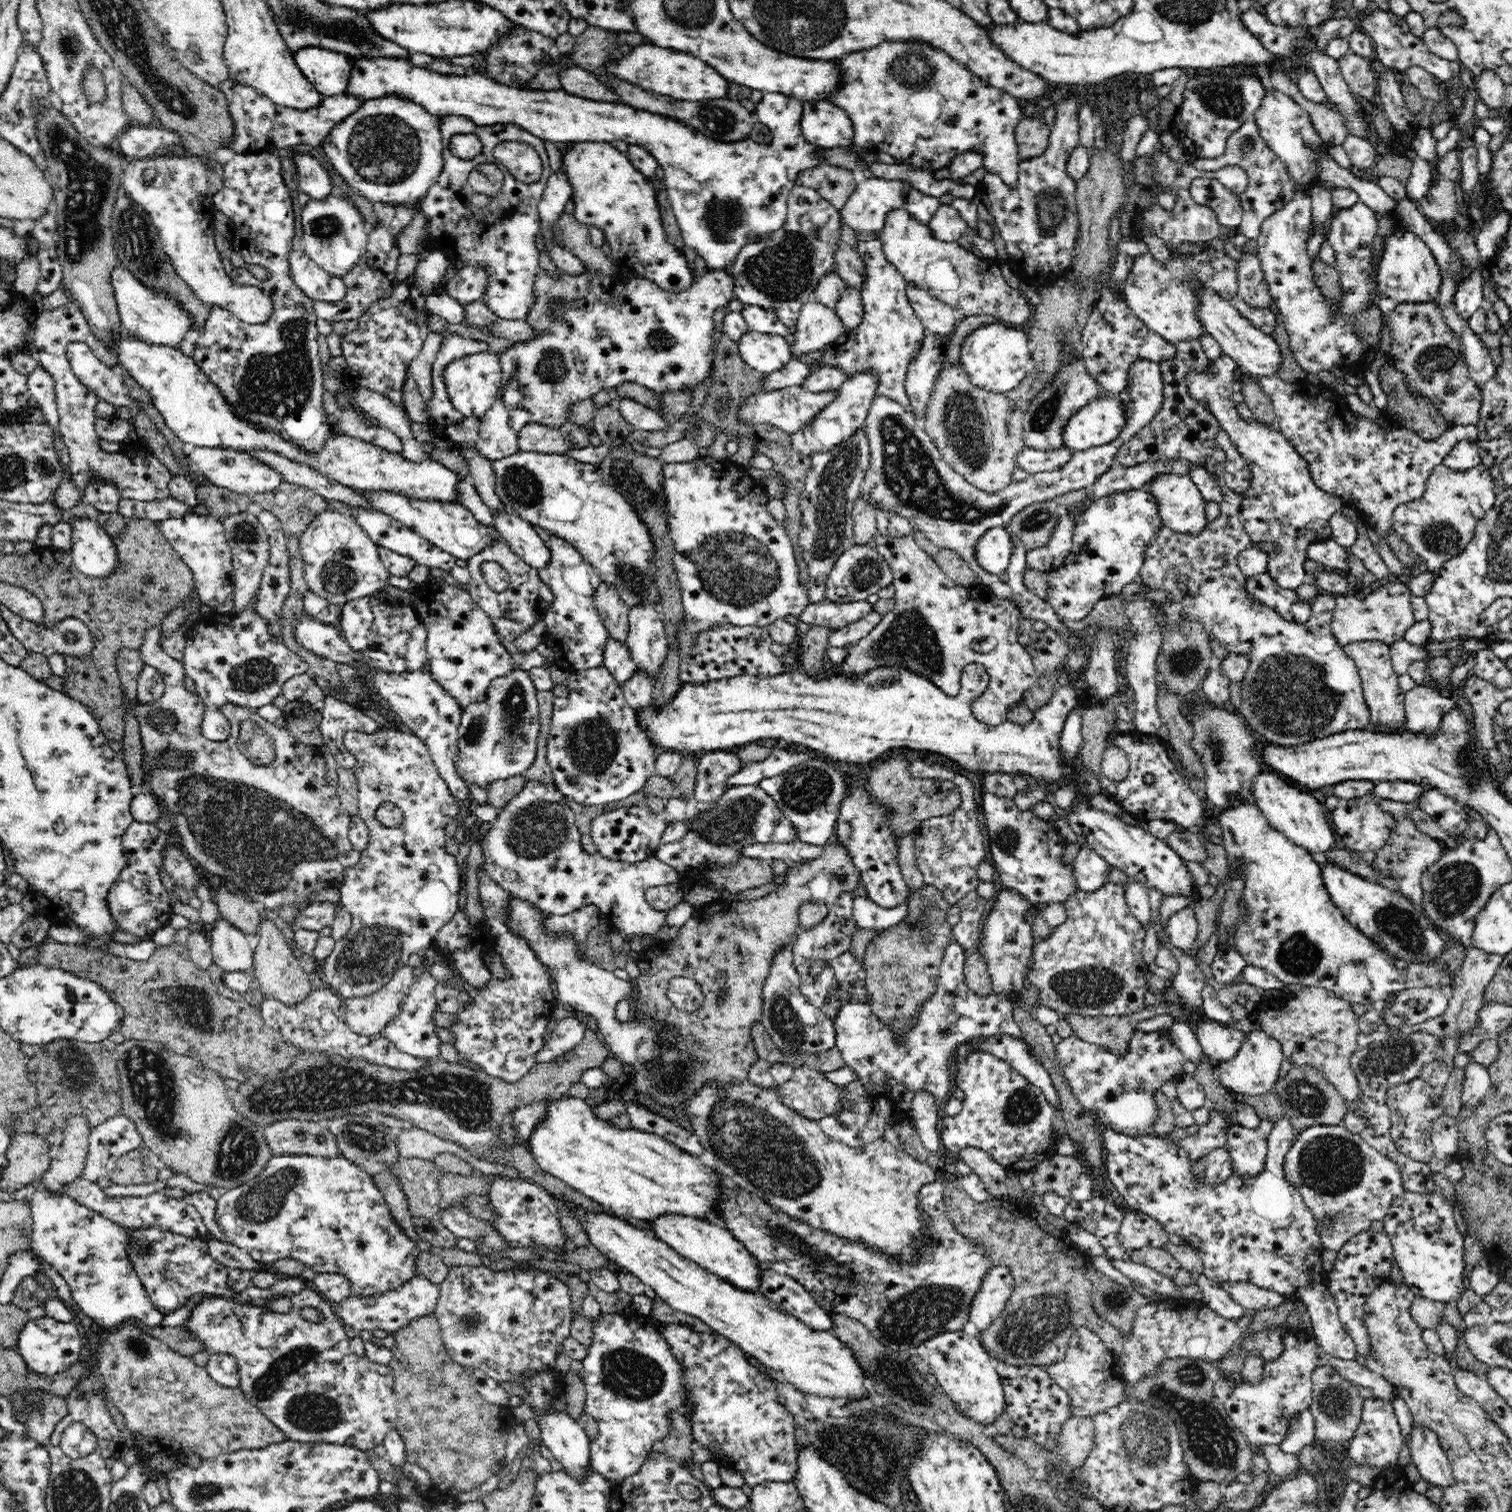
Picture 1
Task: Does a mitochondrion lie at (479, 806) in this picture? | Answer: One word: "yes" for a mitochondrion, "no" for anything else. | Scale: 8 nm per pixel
no

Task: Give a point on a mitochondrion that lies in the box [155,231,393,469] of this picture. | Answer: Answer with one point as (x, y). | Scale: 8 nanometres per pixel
(278, 383)

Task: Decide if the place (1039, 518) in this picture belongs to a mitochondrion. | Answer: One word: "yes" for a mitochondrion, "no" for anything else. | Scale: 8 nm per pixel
yes

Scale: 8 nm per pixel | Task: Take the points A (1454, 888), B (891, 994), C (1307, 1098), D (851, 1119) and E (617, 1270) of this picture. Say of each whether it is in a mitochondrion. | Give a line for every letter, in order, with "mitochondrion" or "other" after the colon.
A: mitochondrion
B: other
C: mitochondrion
D: other
E: other

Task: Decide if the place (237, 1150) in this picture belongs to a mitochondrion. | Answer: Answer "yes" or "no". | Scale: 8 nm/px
yes

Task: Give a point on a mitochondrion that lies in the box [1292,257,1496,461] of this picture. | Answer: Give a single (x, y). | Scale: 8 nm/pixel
(1434, 362)

